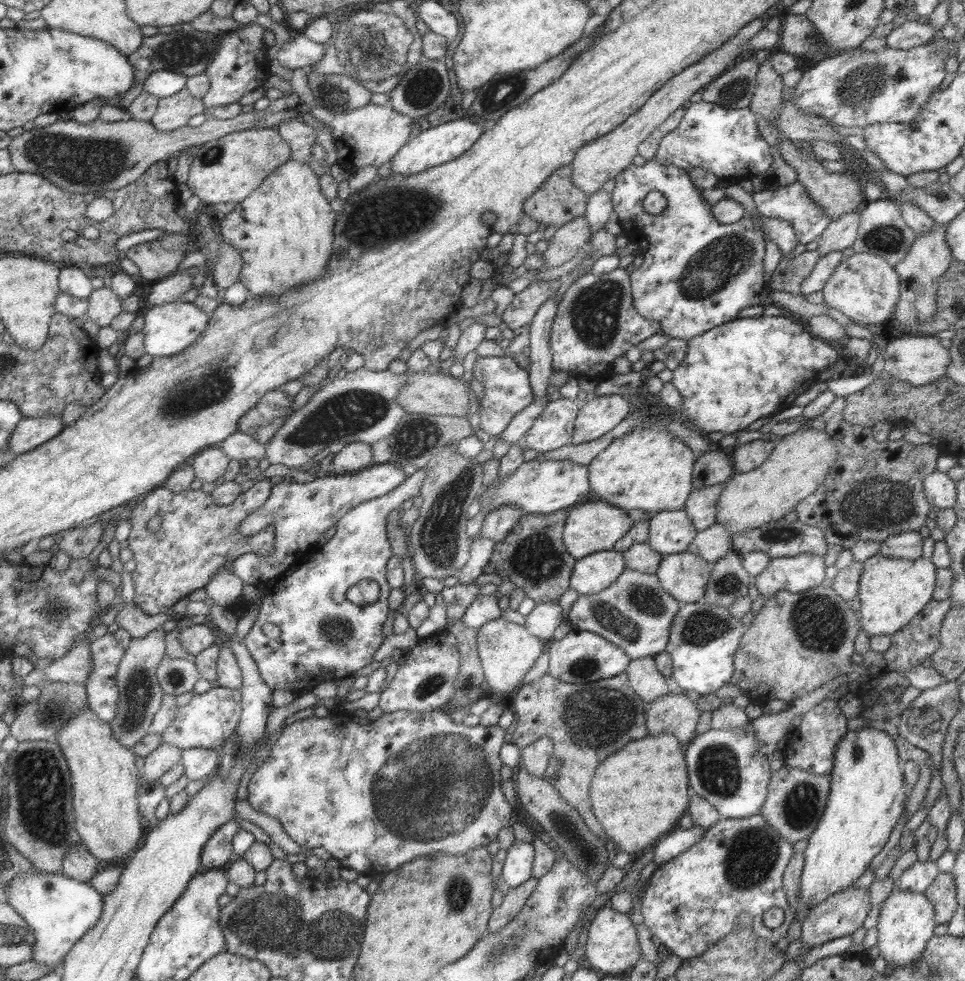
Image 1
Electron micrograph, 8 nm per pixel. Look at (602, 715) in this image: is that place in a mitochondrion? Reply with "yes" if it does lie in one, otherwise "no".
yes

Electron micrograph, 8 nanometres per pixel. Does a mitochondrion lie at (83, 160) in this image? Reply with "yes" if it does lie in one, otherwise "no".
yes

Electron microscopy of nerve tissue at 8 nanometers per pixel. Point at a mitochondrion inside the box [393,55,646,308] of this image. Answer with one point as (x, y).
(422, 87)

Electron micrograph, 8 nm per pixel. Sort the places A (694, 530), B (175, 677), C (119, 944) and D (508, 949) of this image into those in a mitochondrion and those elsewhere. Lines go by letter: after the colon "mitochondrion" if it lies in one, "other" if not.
A: other
B: mitochondrion
C: other
D: mitochondrion

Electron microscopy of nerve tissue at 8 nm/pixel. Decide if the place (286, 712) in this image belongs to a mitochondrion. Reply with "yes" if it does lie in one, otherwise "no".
no

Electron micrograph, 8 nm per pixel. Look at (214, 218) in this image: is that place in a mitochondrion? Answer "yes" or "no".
no

